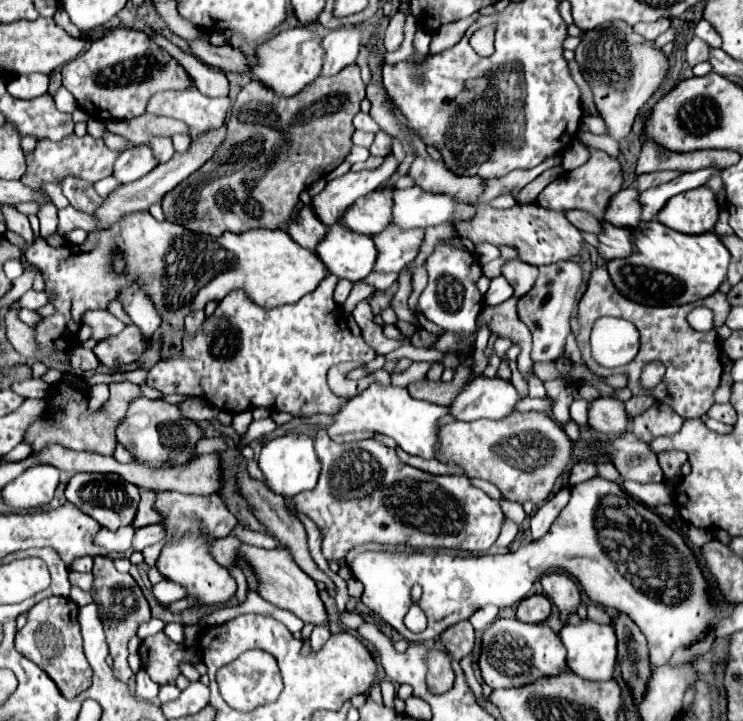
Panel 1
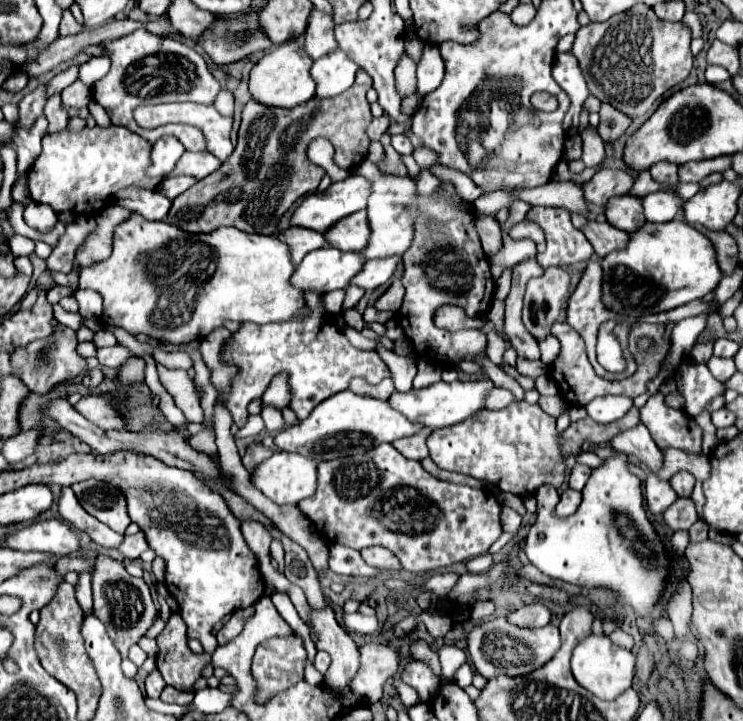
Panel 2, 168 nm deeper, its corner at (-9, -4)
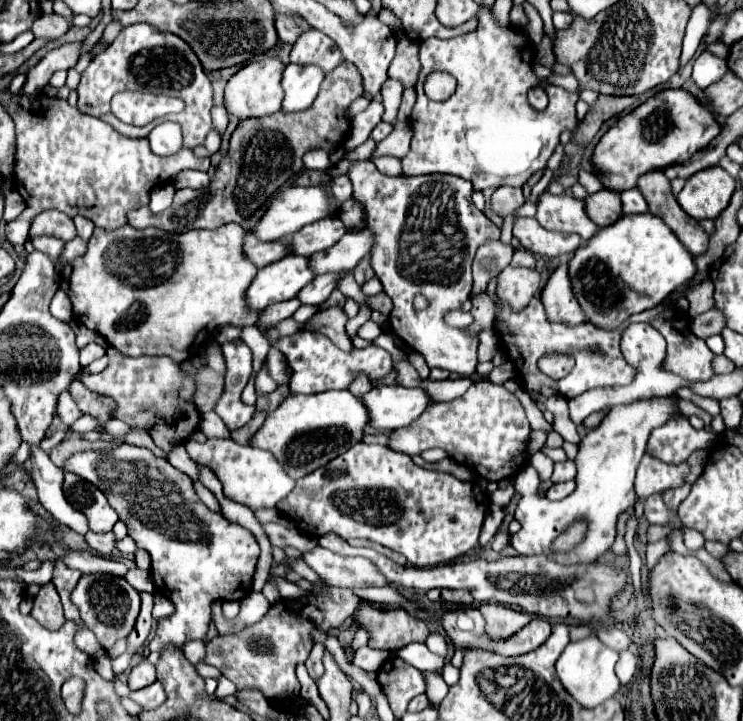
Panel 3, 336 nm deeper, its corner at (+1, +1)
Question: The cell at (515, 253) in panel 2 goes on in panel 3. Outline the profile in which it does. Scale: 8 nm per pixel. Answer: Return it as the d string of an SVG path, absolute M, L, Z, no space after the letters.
M500 187L492 195L492 211L506 217L514 209L518 209L524 203L522 189L518 187Z

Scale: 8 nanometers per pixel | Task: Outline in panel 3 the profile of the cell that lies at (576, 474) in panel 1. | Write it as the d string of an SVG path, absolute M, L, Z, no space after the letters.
M564 461L564 463L554 463L554 473L552 473L552 483L562 483L570 481L576 477L576 465L574 461Z

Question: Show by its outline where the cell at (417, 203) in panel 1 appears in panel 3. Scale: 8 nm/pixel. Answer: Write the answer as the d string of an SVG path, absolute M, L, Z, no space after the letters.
M366 227L354 229L354 231L348 231L330 249L324 249L320 253L312 253L308 257L308 265L314 275L350 271L358 265L358 261L364 255L368 255L370 247L372 247L372 233L368 233Z

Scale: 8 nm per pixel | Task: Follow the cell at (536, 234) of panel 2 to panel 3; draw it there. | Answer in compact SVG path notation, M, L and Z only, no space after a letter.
M544 191L538 199L538 223L548 231L578 233L584 241L596 233L596 225L584 213L584 201L570 195L552 195Z

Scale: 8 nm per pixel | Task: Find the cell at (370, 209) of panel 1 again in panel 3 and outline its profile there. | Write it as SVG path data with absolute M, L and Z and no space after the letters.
M324 217L320 221L314 221L312 225L306 225L304 229L296 231L288 243L288 249L292 255L310 255L322 249L332 247L344 233L346 225L338 217Z

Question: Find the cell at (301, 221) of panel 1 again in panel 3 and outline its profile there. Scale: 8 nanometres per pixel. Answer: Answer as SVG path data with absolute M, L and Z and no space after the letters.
M248 233L244 237L242 251L260 269L260 267L266 267L266 265L286 257L288 255L288 243L286 241L262 243L262 241L256 241L256 237L252 237L252 233Z

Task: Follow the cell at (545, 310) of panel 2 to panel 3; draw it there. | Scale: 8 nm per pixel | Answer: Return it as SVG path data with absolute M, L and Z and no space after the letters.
M506 267L498 277L496 283L496 295L510 303L514 311L524 309L530 303L530 297L540 295L542 283L540 273L534 269L518 269L518 267Z

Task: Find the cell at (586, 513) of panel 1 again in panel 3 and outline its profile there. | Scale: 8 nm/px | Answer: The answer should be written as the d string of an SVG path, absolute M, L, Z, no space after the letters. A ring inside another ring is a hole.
M678 395L670 397L650 397L642 401L632 401L630 405L616 405L604 417L604 421L582 437L578 445L576 463L576 489L566 499L550 501L545 495L538 493L538 473L528 465L522 467L516 475L516 491L520 491L522 499L516 507L516 519L522 523L522 529L512 535L512 547L521 555L532 553L548 553L554 561L560 563L588 563L598 561L616 539L616 519L618 515L636 503L634 493L634 475L640 459L644 457L644 447L648 435L654 427L668 423L674 417L682 417L678 409ZM584 515L588 519L586 539L572 551L552 553L550 545L558 537L558 533L568 527L576 517Z

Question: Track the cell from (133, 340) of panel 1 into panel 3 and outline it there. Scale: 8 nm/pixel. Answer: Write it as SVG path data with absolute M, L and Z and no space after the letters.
M90 343L90 345L86 345L86 347L80 349L80 365L86 367L86 365L90 365L92 361L100 359L104 353L106 353L106 351L104 351L102 345L98 345L98 343Z

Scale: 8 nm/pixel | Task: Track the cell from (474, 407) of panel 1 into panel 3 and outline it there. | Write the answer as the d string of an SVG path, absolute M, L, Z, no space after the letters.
M402 385L372 387L360 399L368 409L366 430L384 435L410 425L432 403L422 389L408 389Z

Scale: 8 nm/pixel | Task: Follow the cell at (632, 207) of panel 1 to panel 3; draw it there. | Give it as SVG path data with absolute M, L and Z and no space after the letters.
M600 189L594 195L588 195L584 199L586 203L586 215L600 227L612 225L622 213L620 213L620 195L610 189Z

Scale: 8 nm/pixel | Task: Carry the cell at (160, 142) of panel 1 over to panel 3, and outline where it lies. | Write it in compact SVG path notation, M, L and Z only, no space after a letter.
M148 23L128 25L120 31L120 35L112 41L112 45L96 55L88 69L82 73L78 83L78 109L86 115L94 115L106 123L110 123L116 131L126 137L148 137L154 129L154 123L144 127L124 125L110 111L110 99L118 91L142 91L142 93L164 93L170 97L178 97L184 101L184 109L176 113L176 123L180 123L184 133L184 147L192 149L202 145L208 131L212 129L210 109L212 109L212 85L196 57L196 53L172 33L158 31Z

